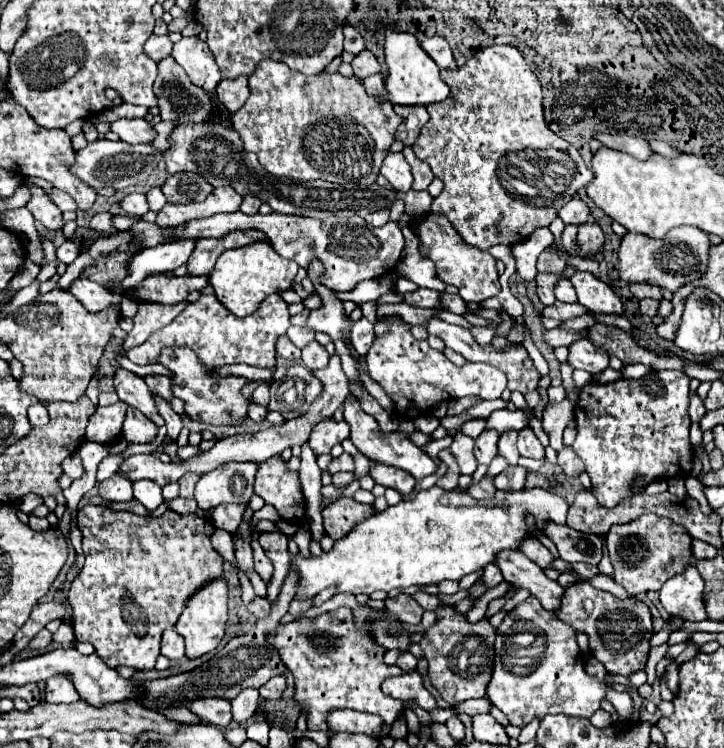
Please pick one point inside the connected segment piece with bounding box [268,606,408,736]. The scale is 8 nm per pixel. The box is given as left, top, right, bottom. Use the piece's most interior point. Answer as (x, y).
(335, 664)

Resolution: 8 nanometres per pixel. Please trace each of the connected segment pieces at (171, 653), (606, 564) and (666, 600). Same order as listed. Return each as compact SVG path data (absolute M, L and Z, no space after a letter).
M168 628L162 634L162 654L170 660L178 660L184 656L184 638L180 638L174 628Z
M599 535L599 537L602 539L602 543L603 543L603 548L602 548L603 557L600 563L598 564L598 569L600 572L602 572L602 574L606 574L607 576L613 578L614 571L613 571L613 566L610 563L610 559L606 547L606 535Z
M690 564L684 572L664 582L660 588L660 602L668 614L682 620L706 620L703 593L704 580L700 578L696 566Z

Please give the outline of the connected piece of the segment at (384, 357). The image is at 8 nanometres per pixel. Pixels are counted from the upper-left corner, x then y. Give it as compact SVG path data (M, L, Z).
M392 324L386 334L376 336L372 350L366 354L366 362L372 378L386 390L386 394L394 400L396 410L404 412L402 416L406 418L416 418L442 400L456 400L468 394L482 396L484 400L496 400L506 388L506 376L498 368L488 364L464 364L458 368L442 352L432 350L426 340L416 340L410 330L400 324Z

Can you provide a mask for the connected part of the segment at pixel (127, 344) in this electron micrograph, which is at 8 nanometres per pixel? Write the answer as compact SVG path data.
M144 302L138 306L138 314L134 318L134 328L128 332L122 348L128 350L132 346L140 346L142 342L148 340L148 336L166 324L170 324L190 302L178 302L178 304L168 304L160 306L158 302Z

